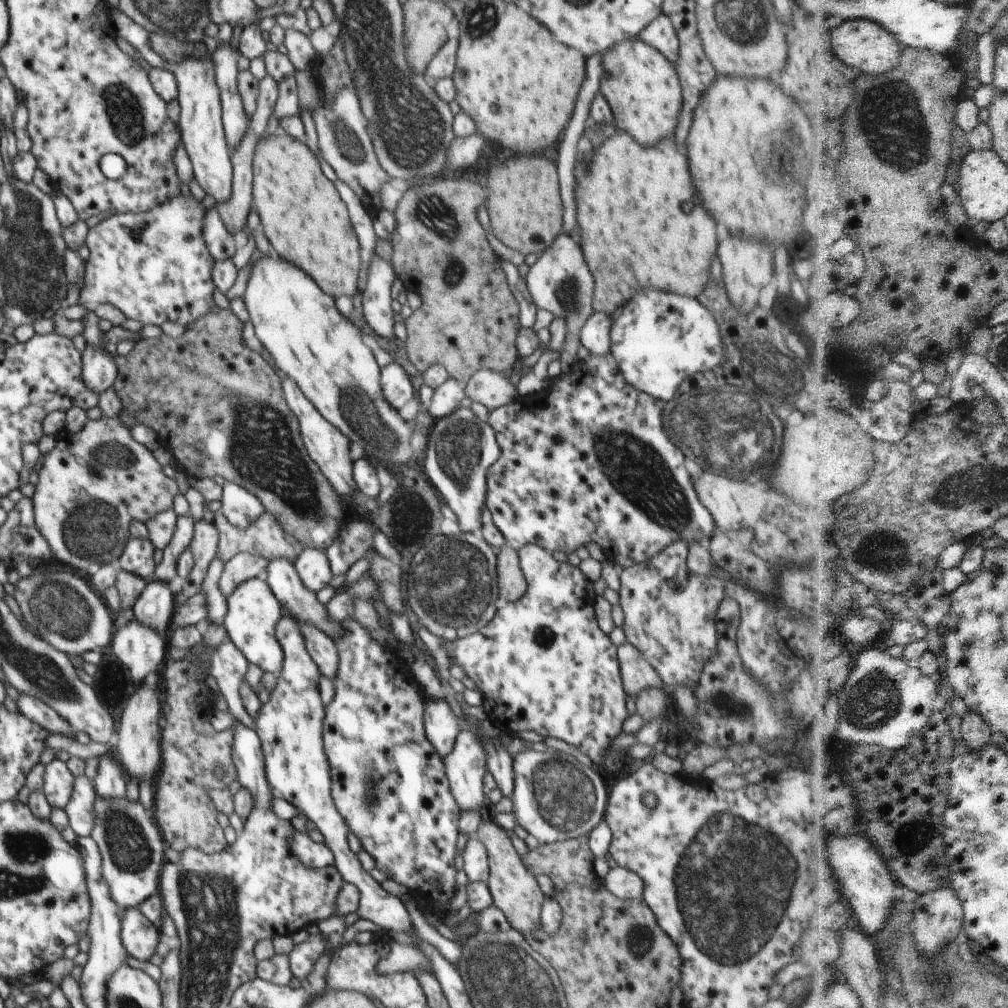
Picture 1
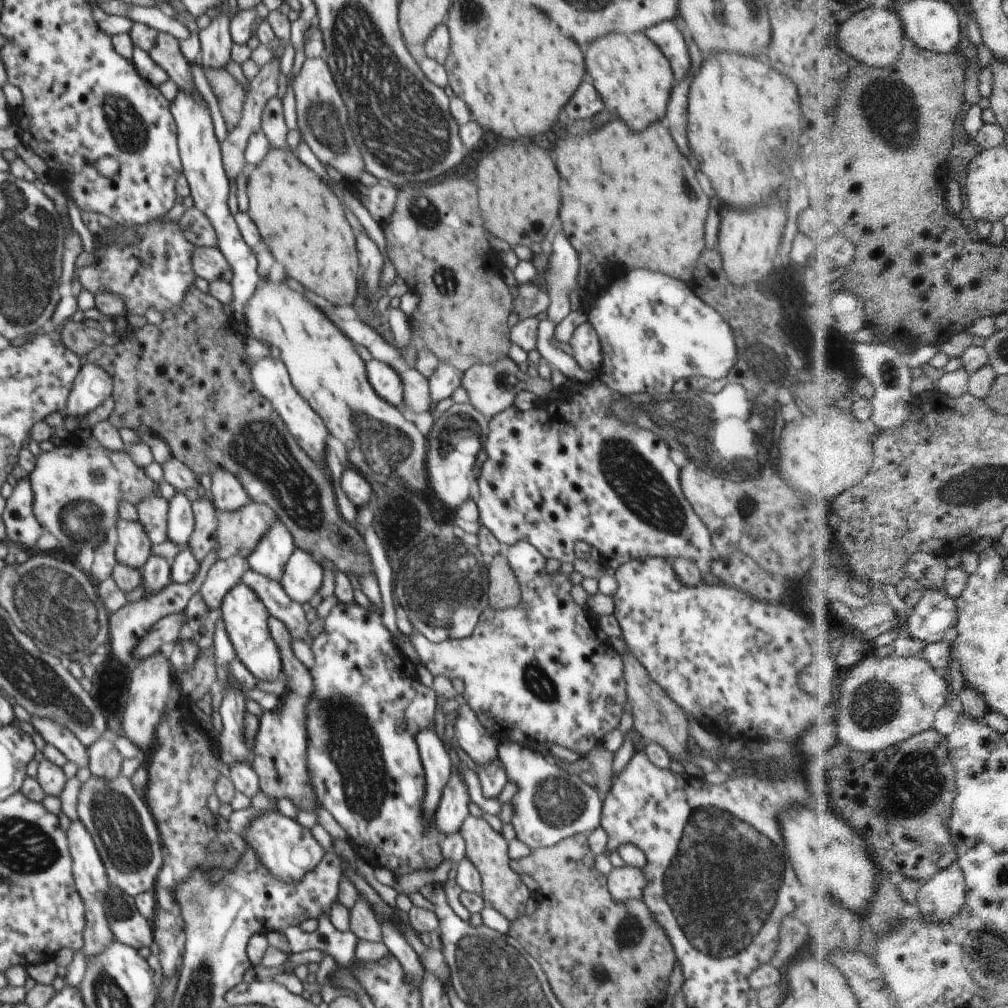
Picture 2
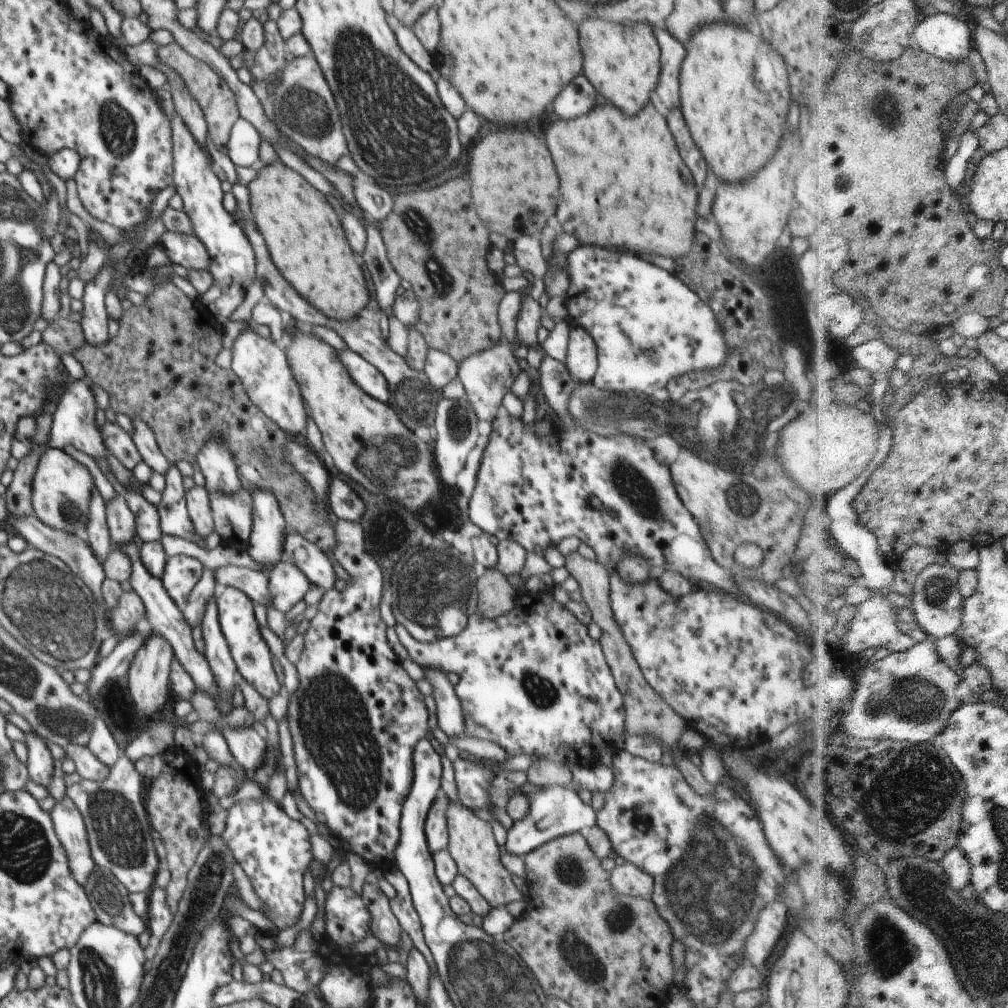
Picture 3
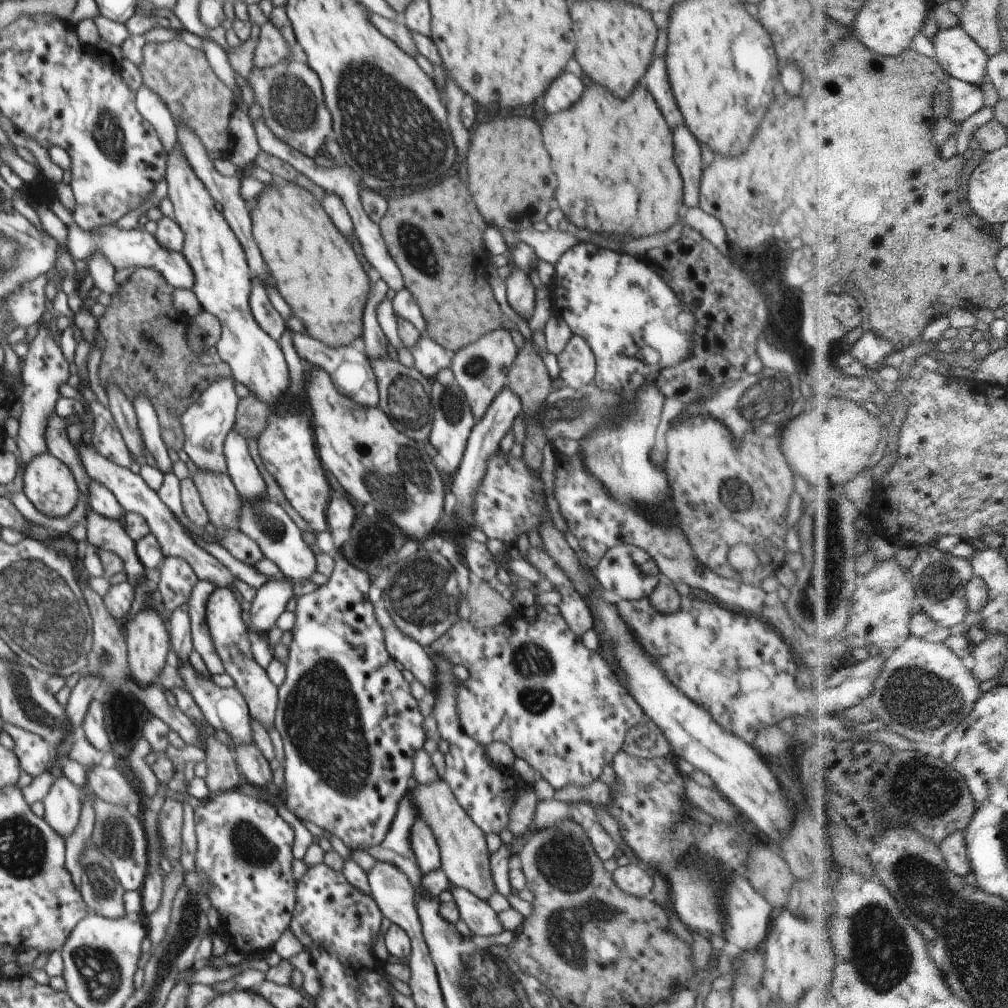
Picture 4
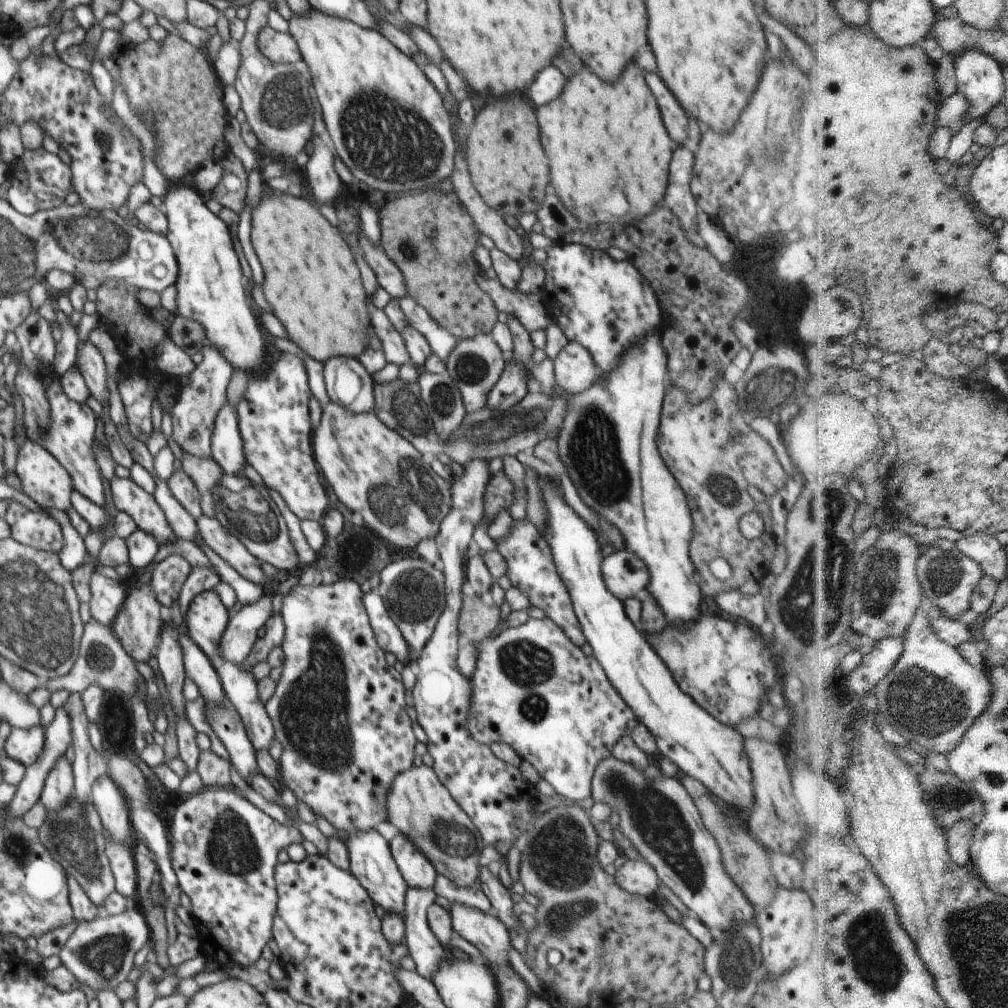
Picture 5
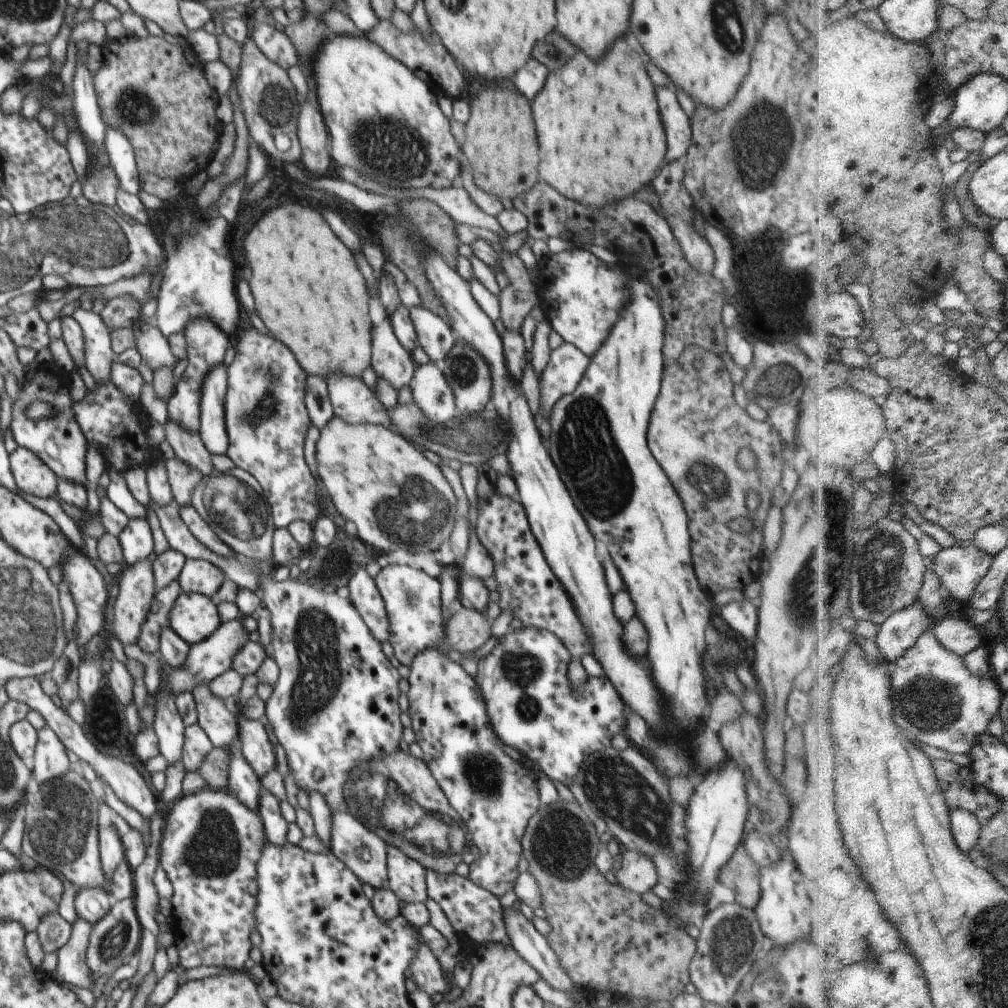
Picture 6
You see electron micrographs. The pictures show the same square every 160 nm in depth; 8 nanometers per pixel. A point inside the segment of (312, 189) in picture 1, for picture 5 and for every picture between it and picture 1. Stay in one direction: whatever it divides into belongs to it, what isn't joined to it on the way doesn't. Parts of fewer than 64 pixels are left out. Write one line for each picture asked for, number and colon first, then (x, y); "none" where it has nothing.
2: (302, 221)
3: (305, 239)
4: (316, 271)
5: (312, 281)

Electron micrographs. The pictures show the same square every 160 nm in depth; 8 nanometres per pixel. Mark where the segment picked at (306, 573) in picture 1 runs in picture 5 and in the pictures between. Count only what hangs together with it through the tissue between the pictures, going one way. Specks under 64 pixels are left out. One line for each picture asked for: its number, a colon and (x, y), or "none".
2: (302, 577)
3: (288, 585)
4: (271, 599)
5: (240, 635)

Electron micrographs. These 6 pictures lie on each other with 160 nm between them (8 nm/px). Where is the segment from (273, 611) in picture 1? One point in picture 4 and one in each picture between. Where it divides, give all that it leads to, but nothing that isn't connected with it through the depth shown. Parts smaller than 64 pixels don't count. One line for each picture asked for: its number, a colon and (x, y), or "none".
2: (245, 616)
3: (253, 658)
4: (229, 632)

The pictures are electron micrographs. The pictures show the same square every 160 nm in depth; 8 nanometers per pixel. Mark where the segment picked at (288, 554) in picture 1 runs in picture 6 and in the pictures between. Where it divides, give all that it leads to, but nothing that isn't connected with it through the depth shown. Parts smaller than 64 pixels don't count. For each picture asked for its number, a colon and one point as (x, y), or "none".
2: (239, 533)
3: (232, 514)
4: (219, 495)
5: (205, 473)
6: (187, 446)

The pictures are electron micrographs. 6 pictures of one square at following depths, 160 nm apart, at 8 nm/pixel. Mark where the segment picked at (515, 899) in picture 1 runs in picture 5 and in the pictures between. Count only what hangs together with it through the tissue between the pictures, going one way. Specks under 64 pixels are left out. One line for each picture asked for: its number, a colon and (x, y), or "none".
2: (502, 889)
3: (472, 845)
4: (464, 855)
5: (419, 805)

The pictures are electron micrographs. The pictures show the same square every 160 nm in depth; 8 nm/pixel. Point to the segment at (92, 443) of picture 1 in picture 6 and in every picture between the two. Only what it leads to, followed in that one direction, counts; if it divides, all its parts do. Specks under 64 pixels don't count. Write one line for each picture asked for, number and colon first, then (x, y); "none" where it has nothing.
2: (77, 490)
3: (62, 487)
4: (49, 484)
5: (43, 478)
6: (31, 474)

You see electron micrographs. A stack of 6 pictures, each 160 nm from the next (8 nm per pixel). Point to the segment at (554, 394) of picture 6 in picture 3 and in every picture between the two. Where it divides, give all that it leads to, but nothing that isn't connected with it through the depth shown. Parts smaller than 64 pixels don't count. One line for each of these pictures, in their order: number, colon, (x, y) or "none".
3: (581, 361)
4: (577, 365)
5: (575, 370)

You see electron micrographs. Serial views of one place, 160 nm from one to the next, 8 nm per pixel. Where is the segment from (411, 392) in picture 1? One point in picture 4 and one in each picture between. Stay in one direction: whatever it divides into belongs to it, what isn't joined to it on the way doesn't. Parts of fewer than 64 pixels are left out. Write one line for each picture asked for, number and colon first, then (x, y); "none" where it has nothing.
2: (387, 383)
3: (368, 378)
4: (350, 369)

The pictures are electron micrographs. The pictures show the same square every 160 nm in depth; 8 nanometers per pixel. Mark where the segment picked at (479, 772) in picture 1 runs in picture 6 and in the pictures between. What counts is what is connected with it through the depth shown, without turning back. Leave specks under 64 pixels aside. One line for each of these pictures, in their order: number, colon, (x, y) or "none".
2: (452, 809)
3: (436, 828)
4: (427, 852)
5: (417, 870)
6: (406, 878)

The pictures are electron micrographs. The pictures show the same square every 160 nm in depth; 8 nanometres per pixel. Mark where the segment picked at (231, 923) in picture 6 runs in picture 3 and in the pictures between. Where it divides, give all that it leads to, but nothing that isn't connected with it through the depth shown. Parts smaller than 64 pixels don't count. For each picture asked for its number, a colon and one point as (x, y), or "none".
3: (274, 850)
4: (244, 846)
5: (224, 850)

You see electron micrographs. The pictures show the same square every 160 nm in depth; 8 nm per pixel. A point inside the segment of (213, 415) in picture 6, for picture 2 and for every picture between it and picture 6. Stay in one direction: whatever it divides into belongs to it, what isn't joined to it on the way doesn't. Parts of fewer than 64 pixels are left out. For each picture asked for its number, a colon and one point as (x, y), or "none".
2: (270, 557)
3: (269, 530)
4: (242, 470)
5: (227, 447)

